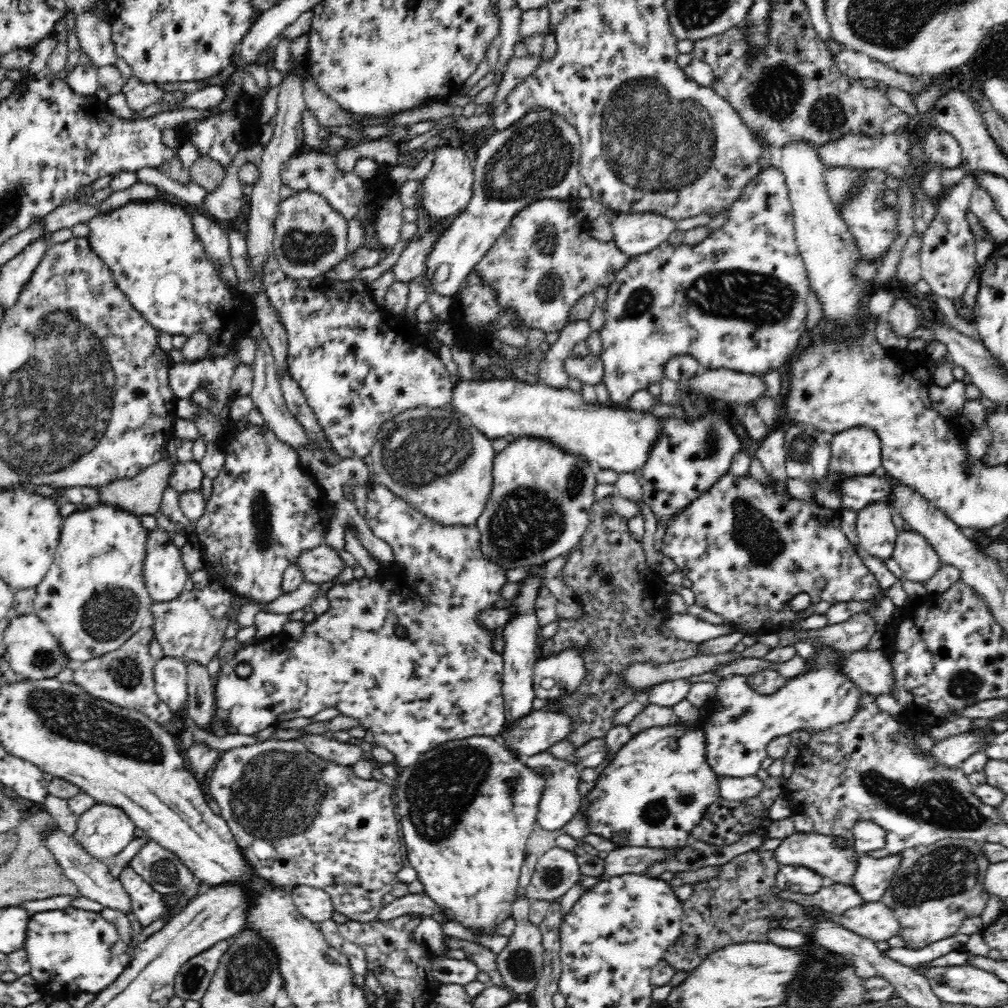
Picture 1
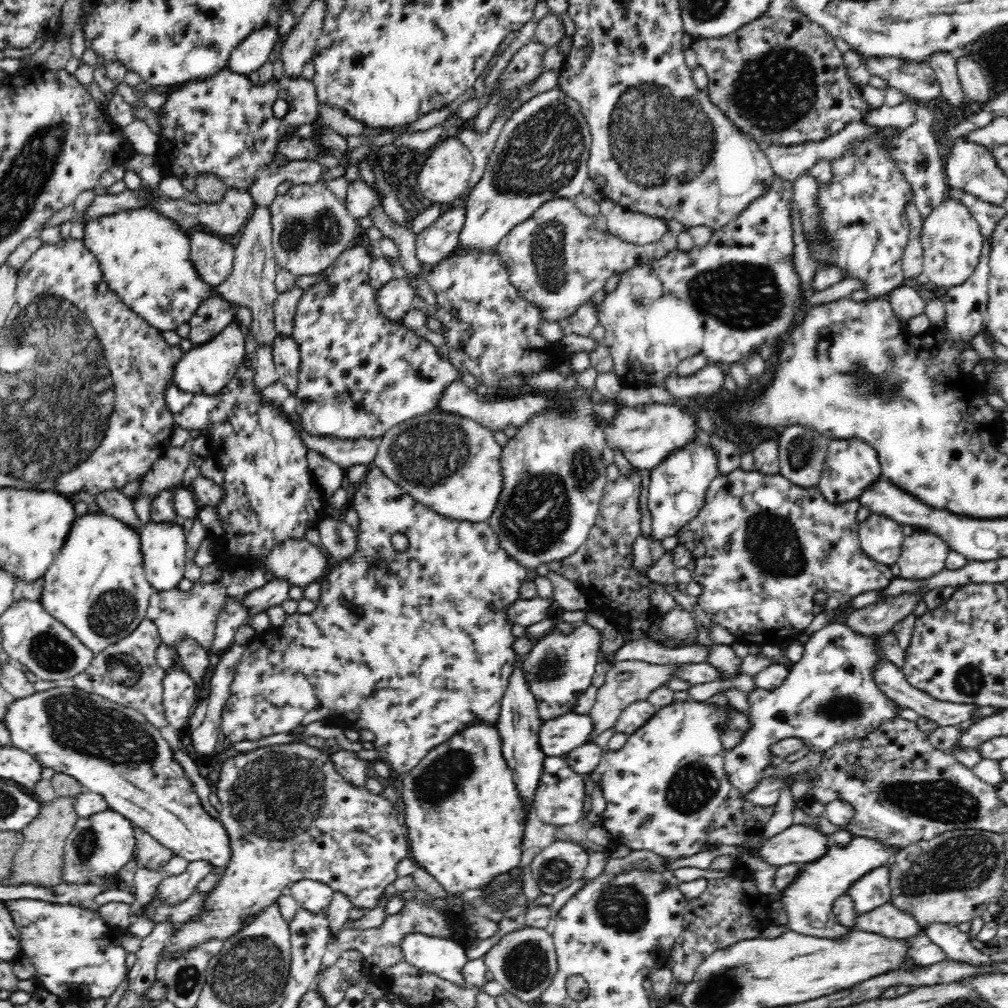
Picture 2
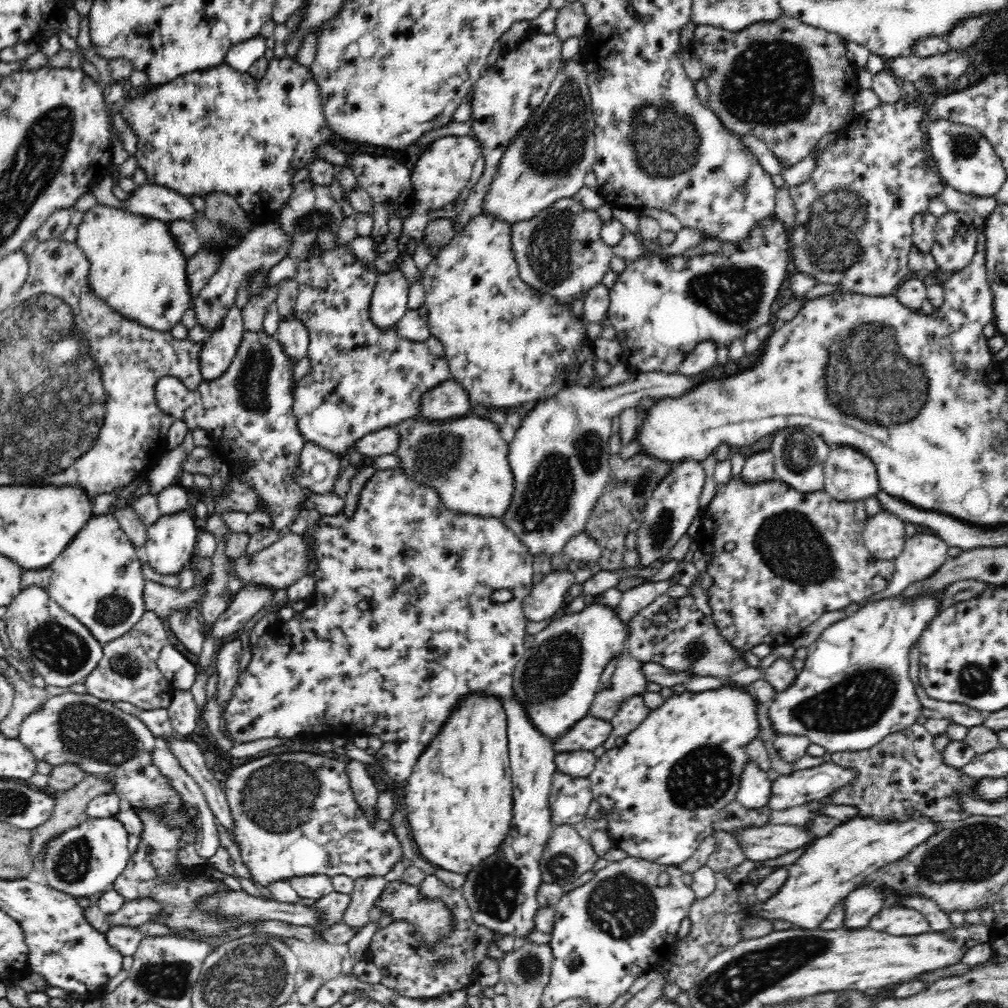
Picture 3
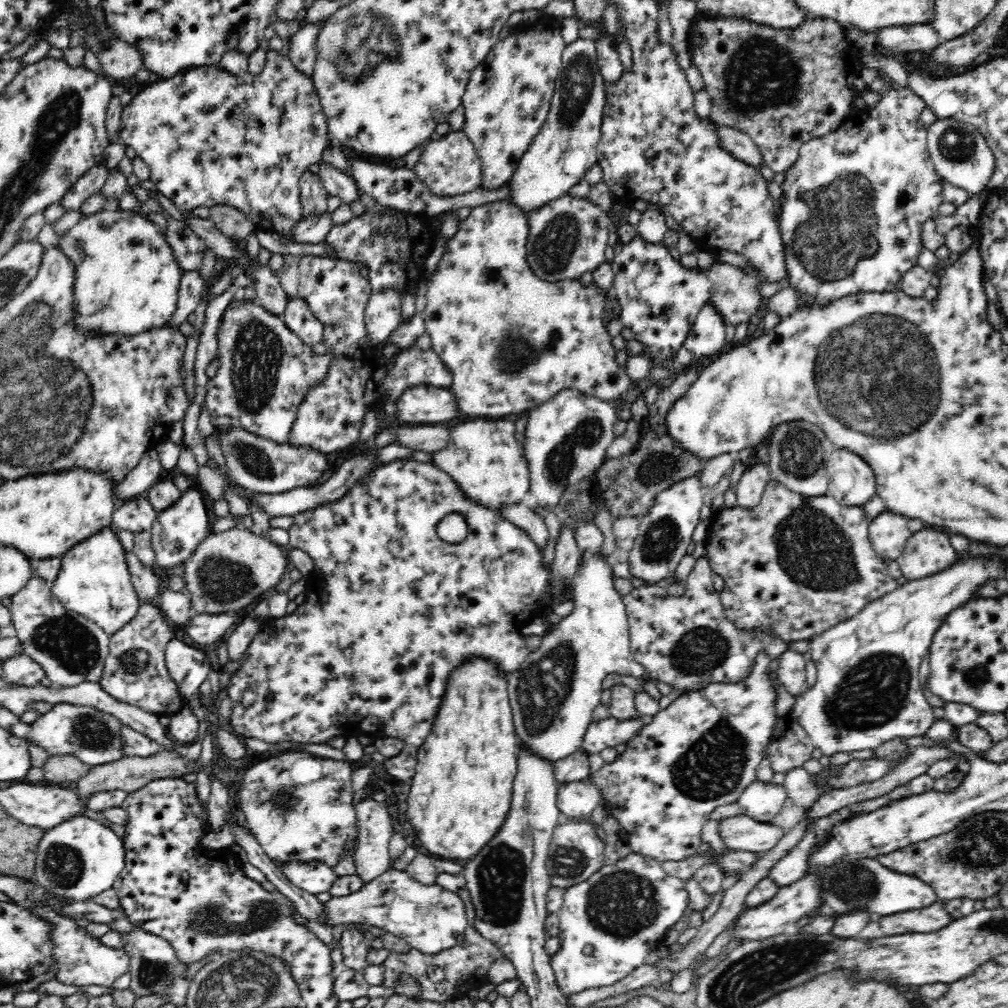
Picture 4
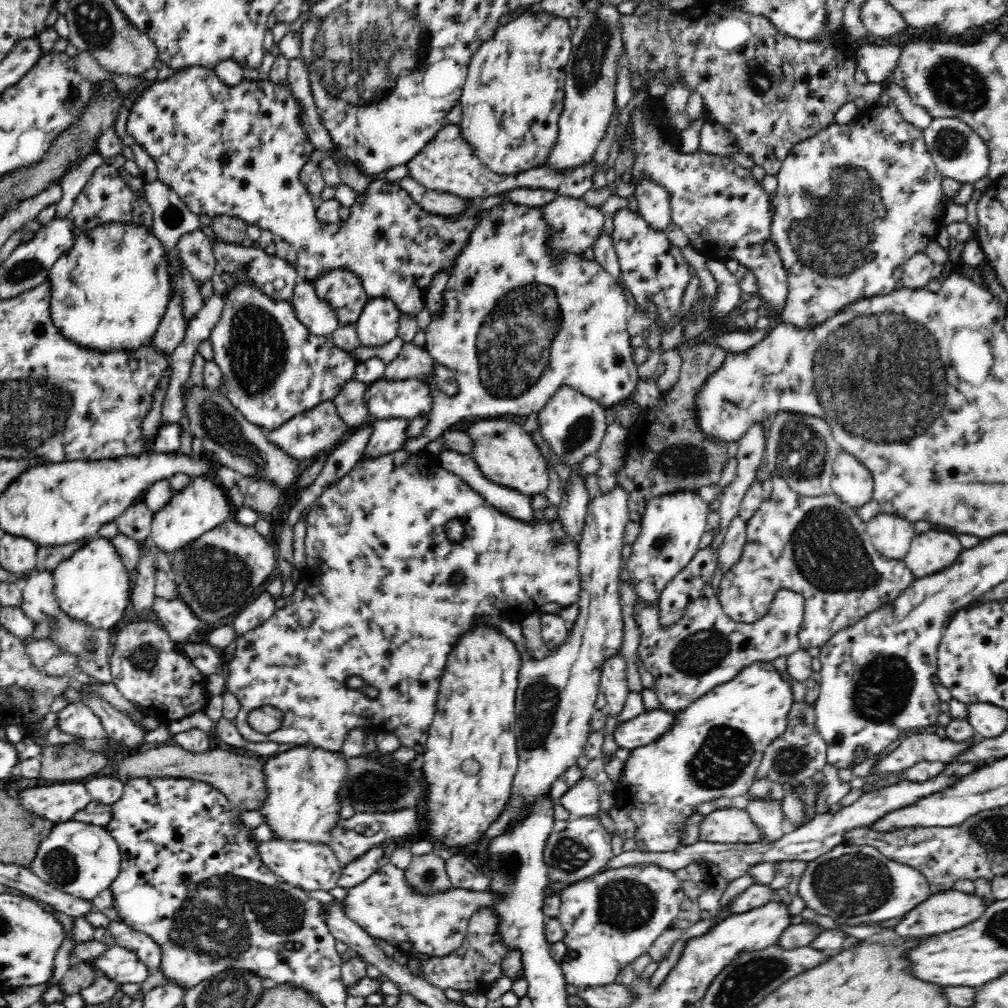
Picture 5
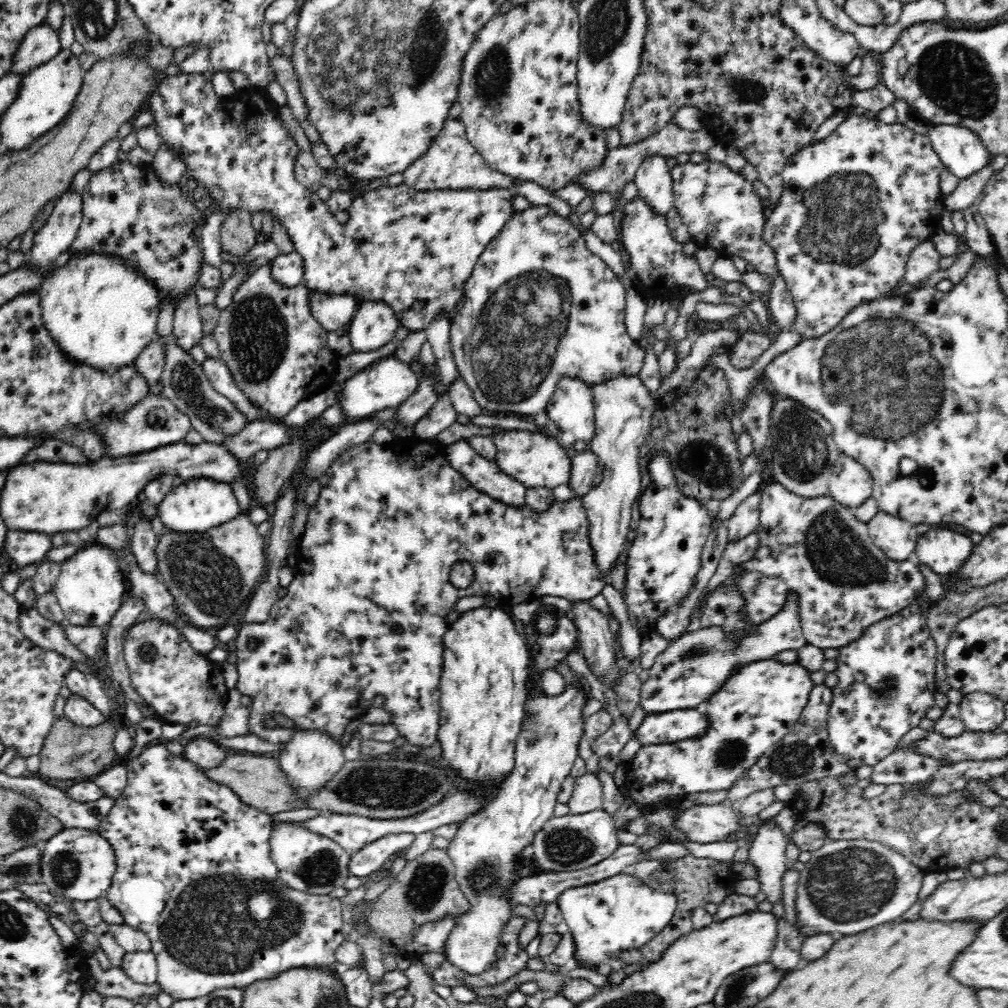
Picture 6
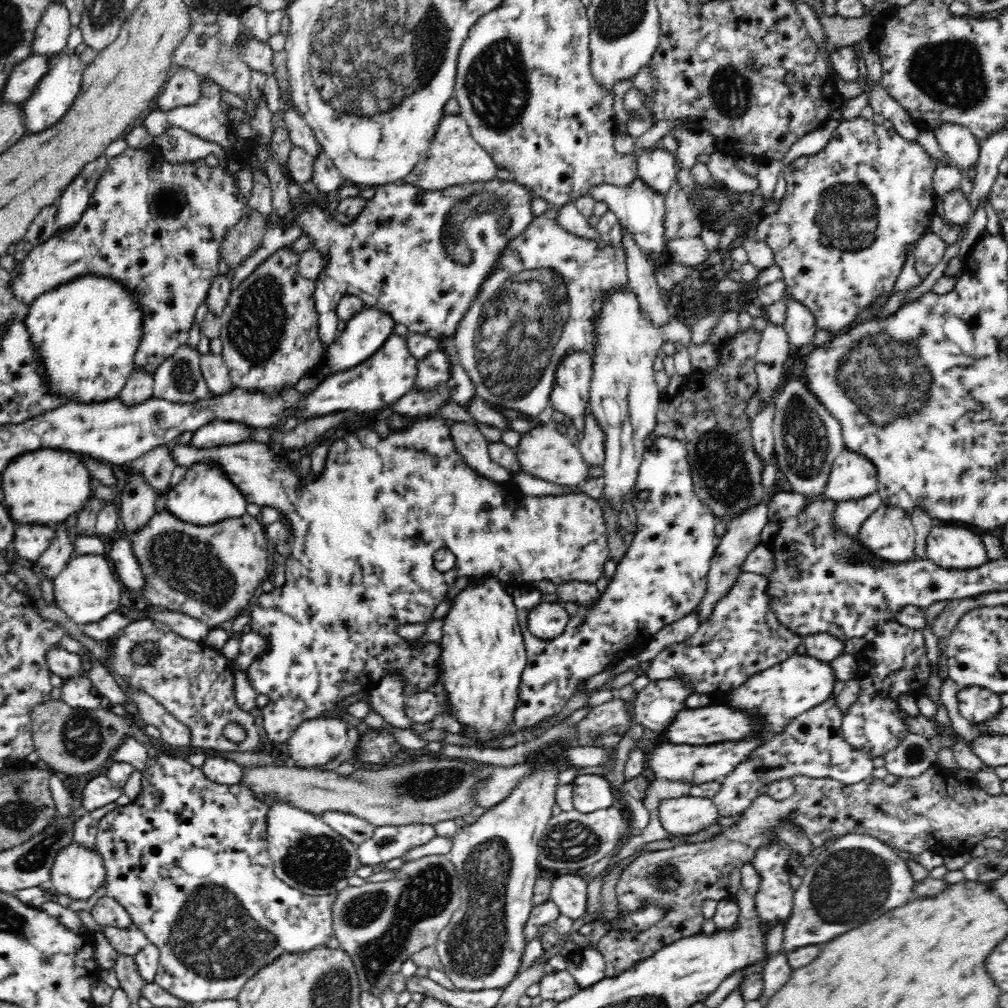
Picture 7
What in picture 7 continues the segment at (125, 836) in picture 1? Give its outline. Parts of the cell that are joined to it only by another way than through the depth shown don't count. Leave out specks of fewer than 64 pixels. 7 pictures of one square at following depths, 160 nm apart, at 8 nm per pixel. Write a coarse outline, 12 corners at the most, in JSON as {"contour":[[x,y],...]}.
{"contour":[[96,846],[58,852],[50,883],[84,900],[106,884]]}

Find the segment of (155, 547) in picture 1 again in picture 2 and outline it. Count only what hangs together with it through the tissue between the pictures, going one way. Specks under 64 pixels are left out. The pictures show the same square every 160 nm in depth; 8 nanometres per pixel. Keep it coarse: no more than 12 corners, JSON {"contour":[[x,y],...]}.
{"contour":[[180,523],[139,529],[143,569],[155,592],[178,589],[186,564]]}

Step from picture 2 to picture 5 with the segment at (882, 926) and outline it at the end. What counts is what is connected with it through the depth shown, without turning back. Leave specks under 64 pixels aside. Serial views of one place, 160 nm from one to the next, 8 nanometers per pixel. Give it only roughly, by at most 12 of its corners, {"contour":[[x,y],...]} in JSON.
{"contour":[[953,888],[931,894],[894,927],[932,936],[982,917],[984,902]]}

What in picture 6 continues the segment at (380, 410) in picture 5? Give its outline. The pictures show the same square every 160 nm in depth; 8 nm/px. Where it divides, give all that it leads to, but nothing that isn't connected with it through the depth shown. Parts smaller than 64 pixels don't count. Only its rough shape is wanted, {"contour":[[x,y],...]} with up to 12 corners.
{"contour":[[390,355],[347,380],[337,403],[359,420],[397,408],[419,379]]}

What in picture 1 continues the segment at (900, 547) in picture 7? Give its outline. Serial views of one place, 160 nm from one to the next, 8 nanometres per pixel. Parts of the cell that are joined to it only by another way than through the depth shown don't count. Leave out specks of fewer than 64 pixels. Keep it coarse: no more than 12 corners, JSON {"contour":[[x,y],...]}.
{"contour":[[888,503],[856,512],[862,548],[883,562],[898,530]]}

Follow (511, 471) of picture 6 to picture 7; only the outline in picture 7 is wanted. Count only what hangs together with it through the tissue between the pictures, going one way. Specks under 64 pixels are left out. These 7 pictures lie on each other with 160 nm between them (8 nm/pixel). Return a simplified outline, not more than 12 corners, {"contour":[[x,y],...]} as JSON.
{"contour":[[553,425],[522,434],[517,471],[562,486],[588,476],[575,440]]}

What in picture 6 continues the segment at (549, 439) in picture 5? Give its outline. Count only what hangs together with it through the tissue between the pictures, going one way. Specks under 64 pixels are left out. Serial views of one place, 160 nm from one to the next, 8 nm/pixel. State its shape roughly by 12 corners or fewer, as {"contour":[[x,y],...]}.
{"contour":[[562,378],[545,411],[565,443],[594,440],[594,397]]}

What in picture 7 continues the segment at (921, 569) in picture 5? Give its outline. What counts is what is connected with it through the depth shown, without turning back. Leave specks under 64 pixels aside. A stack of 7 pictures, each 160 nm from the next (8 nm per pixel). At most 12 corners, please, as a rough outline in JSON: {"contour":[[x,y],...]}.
{"contour":[[934,525],[926,558],[943,569],[987,563],[981,536]]}

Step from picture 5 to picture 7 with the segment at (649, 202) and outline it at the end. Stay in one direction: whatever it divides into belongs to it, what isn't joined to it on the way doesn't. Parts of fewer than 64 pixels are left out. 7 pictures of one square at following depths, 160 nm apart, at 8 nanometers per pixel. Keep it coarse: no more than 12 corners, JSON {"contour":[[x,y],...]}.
{"contour":[[644,150],[637,178],[665,196],[676,179],[674,155]]}

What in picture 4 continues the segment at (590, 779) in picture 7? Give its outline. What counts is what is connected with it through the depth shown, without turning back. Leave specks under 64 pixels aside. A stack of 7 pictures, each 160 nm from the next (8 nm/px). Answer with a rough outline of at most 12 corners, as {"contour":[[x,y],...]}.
{"contour":[[590,780],[559,784],[565,820],[592,815],[601,800]]}

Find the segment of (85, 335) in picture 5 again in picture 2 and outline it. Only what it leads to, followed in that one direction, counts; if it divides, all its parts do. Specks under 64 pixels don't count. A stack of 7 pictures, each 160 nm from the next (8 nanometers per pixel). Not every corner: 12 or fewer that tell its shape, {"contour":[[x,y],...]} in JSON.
{"contour":[[152,208],[85,224],[120,301],[158,331],[212,294],[179,224]]}

